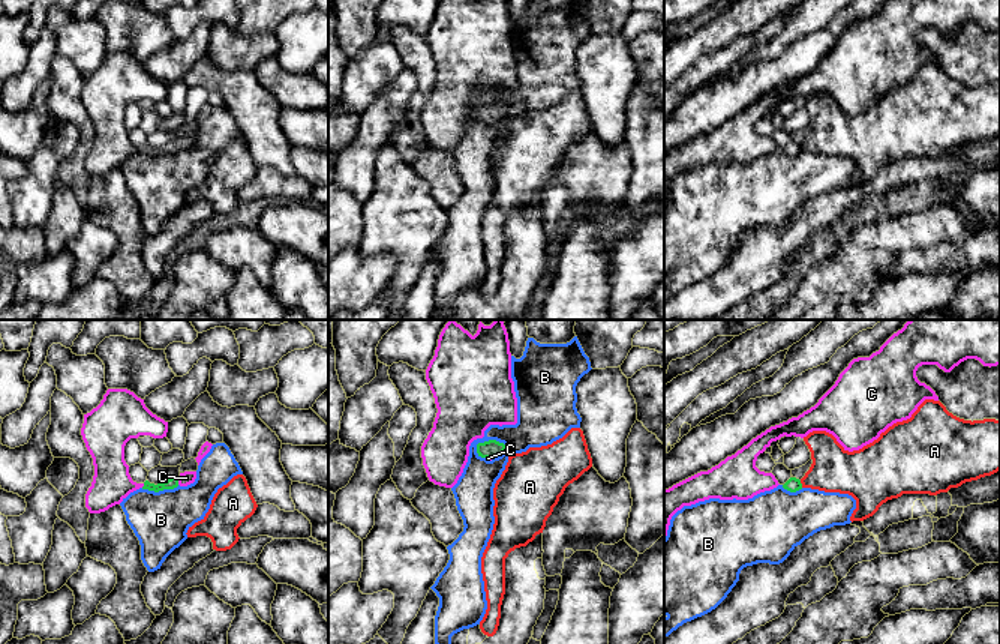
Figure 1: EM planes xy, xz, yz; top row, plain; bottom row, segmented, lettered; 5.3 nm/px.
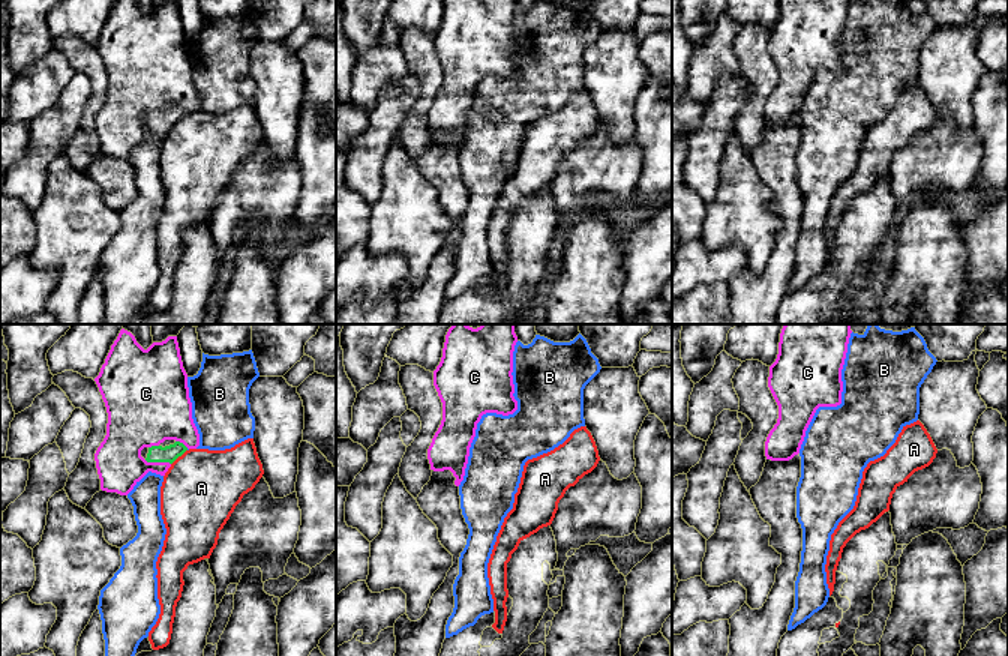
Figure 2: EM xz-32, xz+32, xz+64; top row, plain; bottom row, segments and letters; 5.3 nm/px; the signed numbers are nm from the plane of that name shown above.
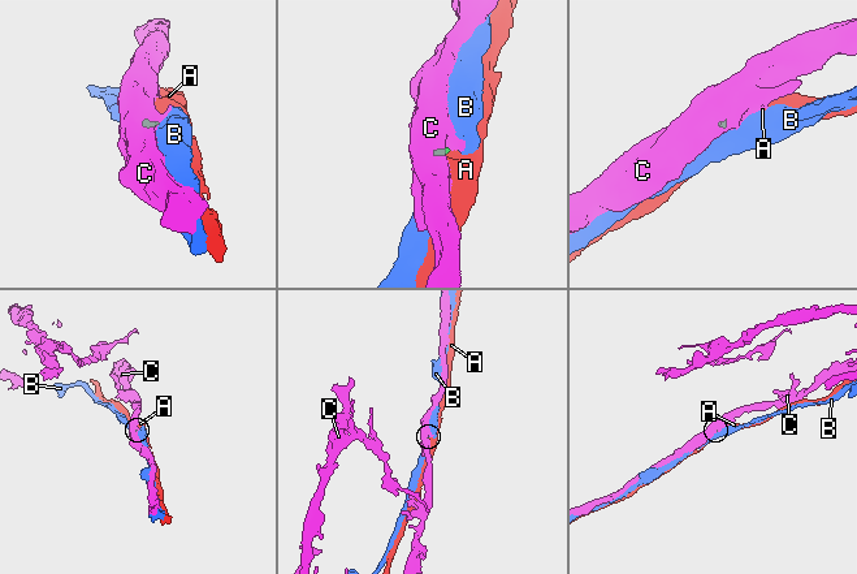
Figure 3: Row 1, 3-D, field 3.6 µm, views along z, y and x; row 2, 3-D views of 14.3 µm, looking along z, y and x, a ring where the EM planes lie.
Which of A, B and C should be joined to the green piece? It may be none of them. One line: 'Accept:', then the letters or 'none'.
Accept: C

